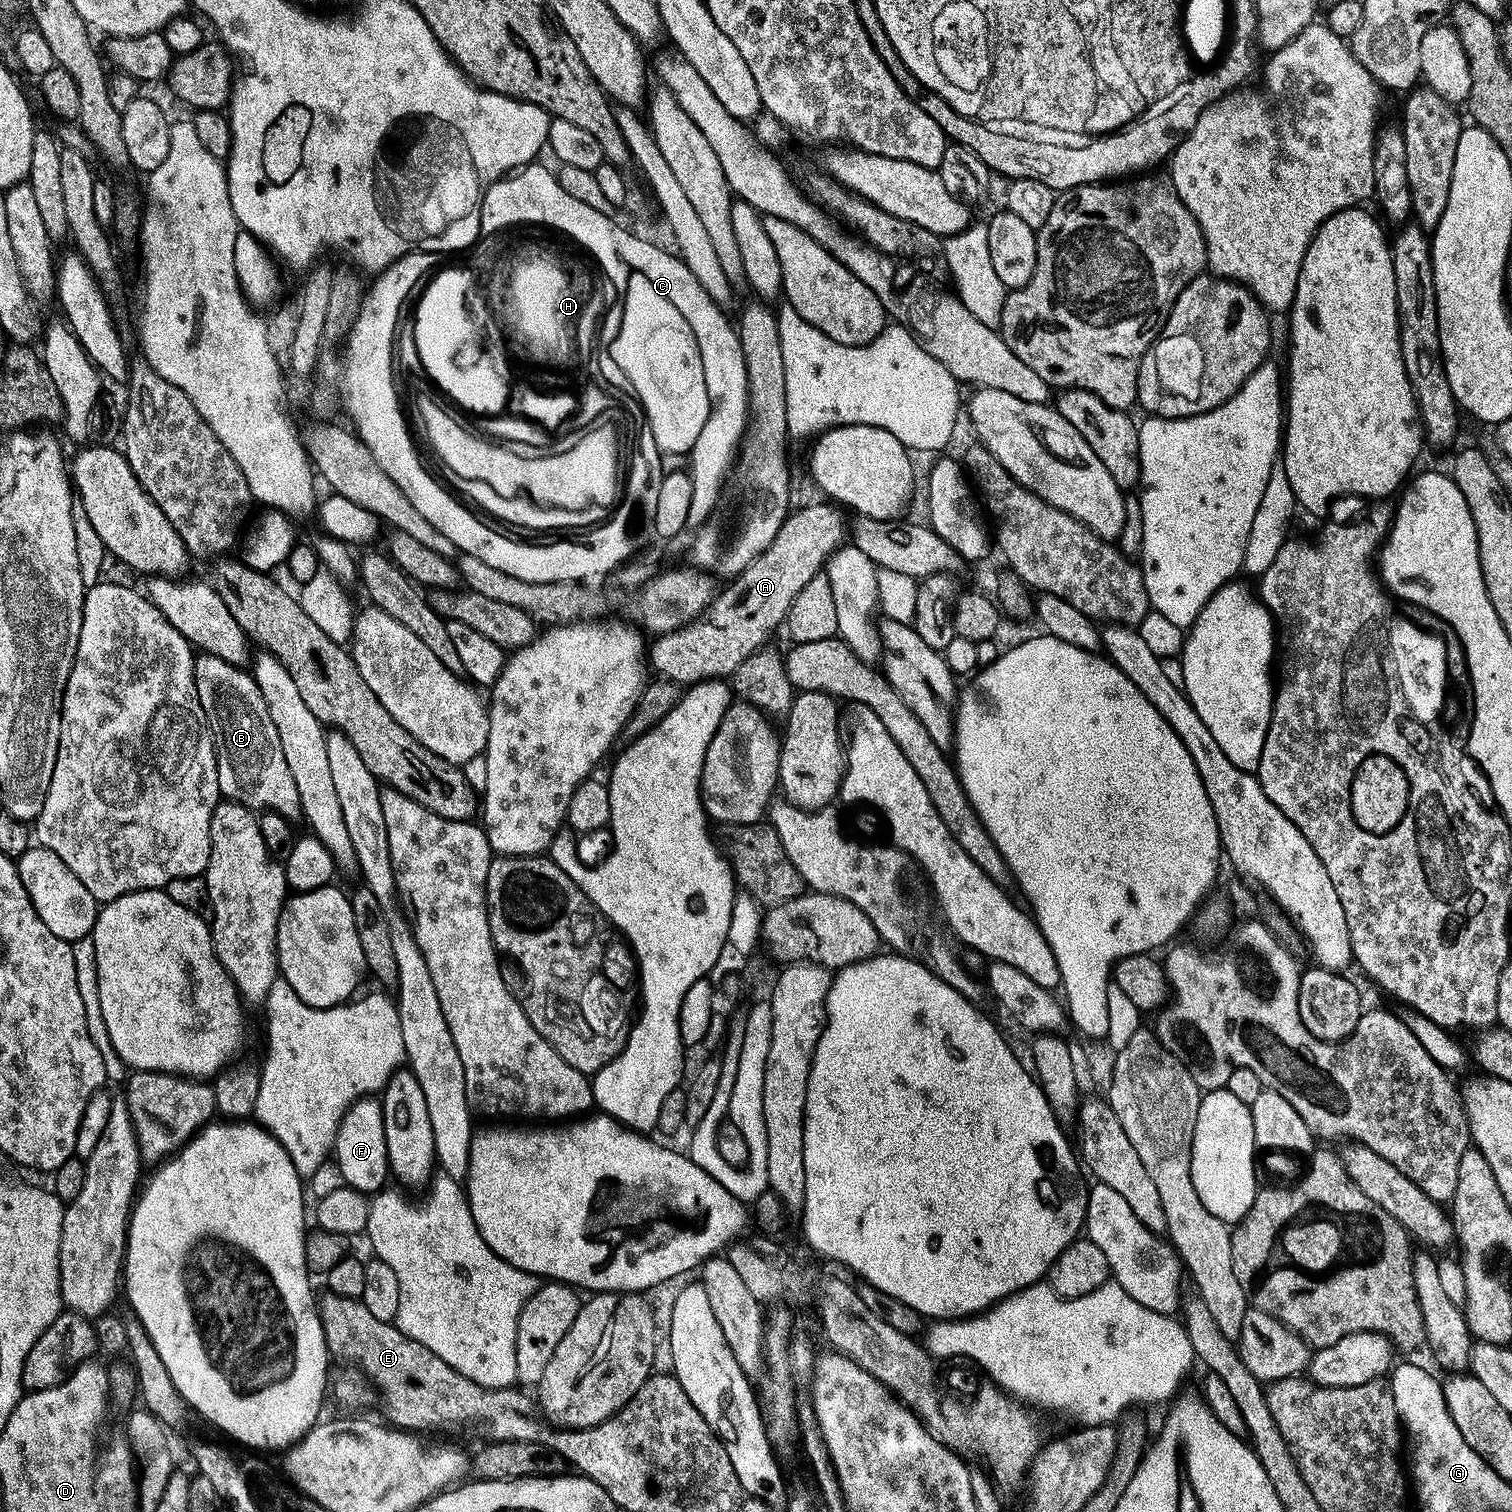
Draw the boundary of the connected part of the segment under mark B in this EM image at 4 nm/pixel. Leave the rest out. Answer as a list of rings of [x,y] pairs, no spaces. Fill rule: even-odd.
[[[200,654],[196,656],[194,678],[198,702],[202,702],[216,751],[221,797],[243,808],[277,812],[289,818],[299,817],[298,786],[294,786],[290,766],[286,766],[286,754],[282,754],[278,730],[270,719],[266,698],[262,698],[262,690],[258,690],[251,671],[224,662],[217,656]]]

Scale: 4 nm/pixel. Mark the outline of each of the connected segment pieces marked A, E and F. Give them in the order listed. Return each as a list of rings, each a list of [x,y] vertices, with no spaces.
[[[835,503],[808,504],[805,508],[789,511],[788,517],[782,522],[778,534],[774,534],[774,542],[746,566],[740,575],[731,581],[729,588],[724,588],[713,597],[712,603],[704,611],[699,620],[692,620],[689,624],[673,632],[665,632],[655,637],[656,642],[647,649],[646,659],[651,671],[657,677],[673,680],[681,686],[691,686],[700,683],[701,680],[718,680],[730,678],[750,654],[754,654],[759,648],[765,647],[776,627],[783,625],[788,619],[788,612],[802,588],[815,575],[822,572],[825,560],[841,547],[846,540],[845,513]]]
[[[331,1294],[325,1295],[326,1298],[323,1301],[321,1299],[318,1304],[318,1311],[320,1313],[320,1323],[324,1325],[324,1337],[328,1343],[329,1353],[333,1357],[341,1356],[344,1360],[353,1360],[354,1363],[359,1364],[359,1366],[368,1374],[369,1378],[381,1388],[381,1396],[384,1398],[384,1412],[388,1417],[386,1417],[387,1423],[389,1425],[395,1426],[401,1430],[421,1430],[420,1428],[437,1428],[440,1432],[456,1432],[459,1428],[469,1428],[472,1432],[477,1432],[480,1436],[488,1436],[484,1438],[491,1438],[492,1440],[526,1440],[529,1442],[535,1441],[536,1436],[536,1424],[531,1420],[528,1415],[532,1412],[532,1404],[534,1408],[534,1400],[527,1396],[524,1391],[519,1387],[513,1386],[510,1388],[483,1388],[480,1384],[475,1384],[470,1378],[466,1378],[458,1370],[451,1368],[446,1362],[442,1362],[442,1358],[438,1358],[438,1354],[434,1354],[434,1350],[429,1348],[424,1348],[420,1345],[417,1340],[412,1340],[406,1335],[406,1333],[401,1332],[399,1328],[396,1327],[395,1323],[379,1320],[374,1318],[374,1314],[370,1314],[370,1310],[366,1310],[364,1301],[361,1299],[351,1300],[345,1296],[334,1296]]]
[[[361,1098],[355,1100],[346,1110],[336,1131],[336,1168],[345,1185],[356,1194],[375,1194],[385,1187],[384,1179],[389,1179],[388,1151],[386,1150],[386,1130],[380,1109],[380,1100]]]

